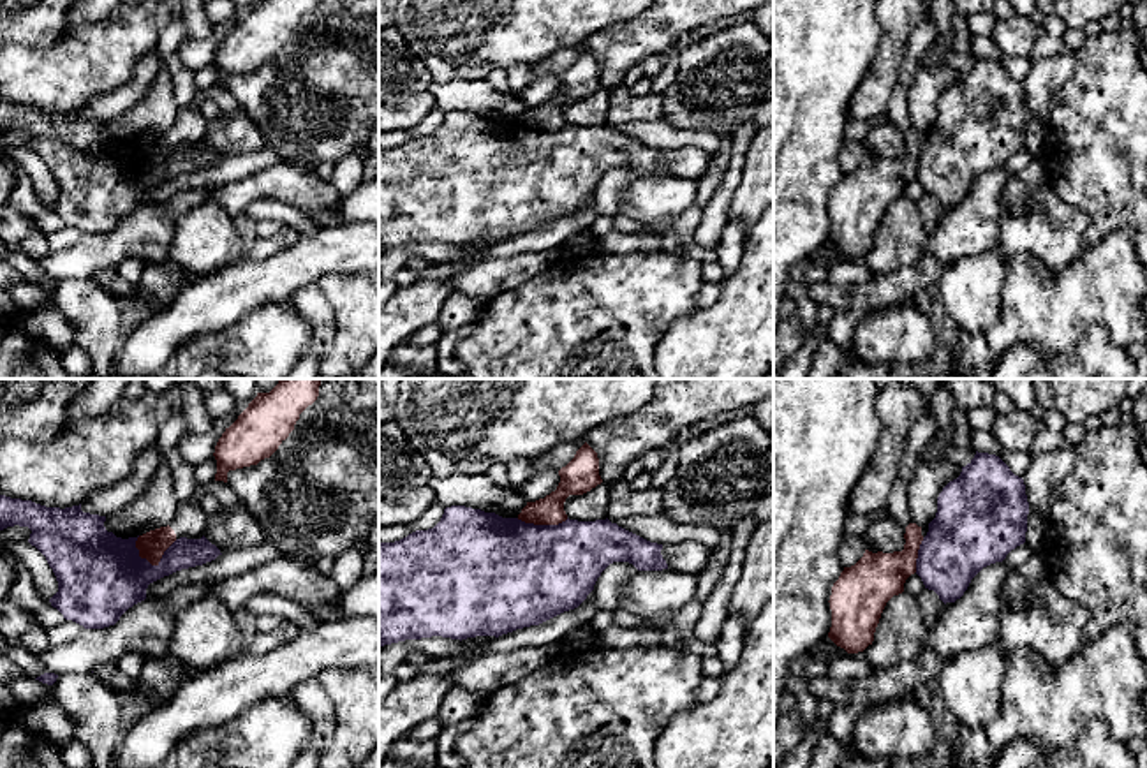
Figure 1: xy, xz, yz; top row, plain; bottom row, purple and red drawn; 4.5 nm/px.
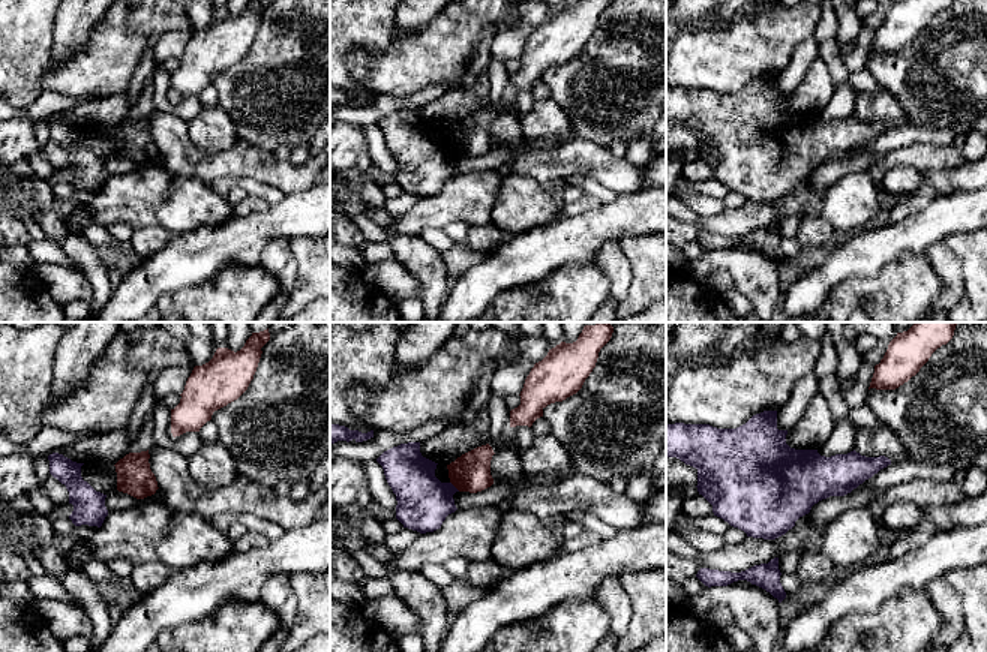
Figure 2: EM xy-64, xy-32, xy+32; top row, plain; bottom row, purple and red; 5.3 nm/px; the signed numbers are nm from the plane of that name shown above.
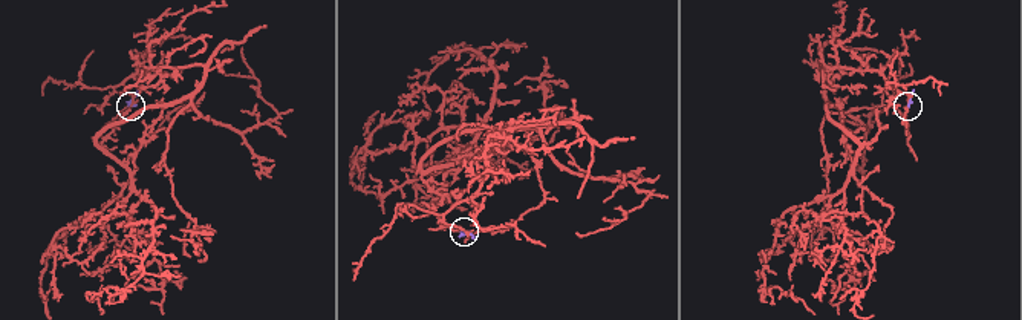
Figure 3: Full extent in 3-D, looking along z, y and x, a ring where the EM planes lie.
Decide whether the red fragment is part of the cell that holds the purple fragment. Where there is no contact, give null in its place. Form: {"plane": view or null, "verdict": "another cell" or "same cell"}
{"plane": "xy", "verdict": "another cell"}

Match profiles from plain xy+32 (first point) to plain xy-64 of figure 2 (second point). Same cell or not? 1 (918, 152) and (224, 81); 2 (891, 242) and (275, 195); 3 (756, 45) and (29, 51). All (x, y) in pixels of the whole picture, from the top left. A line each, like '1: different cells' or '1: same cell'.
1: different cells
2: different cells
3: different cells

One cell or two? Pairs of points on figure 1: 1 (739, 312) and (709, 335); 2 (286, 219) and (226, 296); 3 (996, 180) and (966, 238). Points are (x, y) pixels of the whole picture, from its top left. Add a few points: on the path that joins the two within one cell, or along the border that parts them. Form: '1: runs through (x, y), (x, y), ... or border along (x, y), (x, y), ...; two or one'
1: runs through (732, 319), (716, 335); one
2: border along (319, 228), (300, 235); two
3: runs through (985, 194), (975, 224); one

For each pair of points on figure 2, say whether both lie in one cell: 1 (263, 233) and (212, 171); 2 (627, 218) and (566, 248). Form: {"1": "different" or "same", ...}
{"1": "different", "2": "same"}

